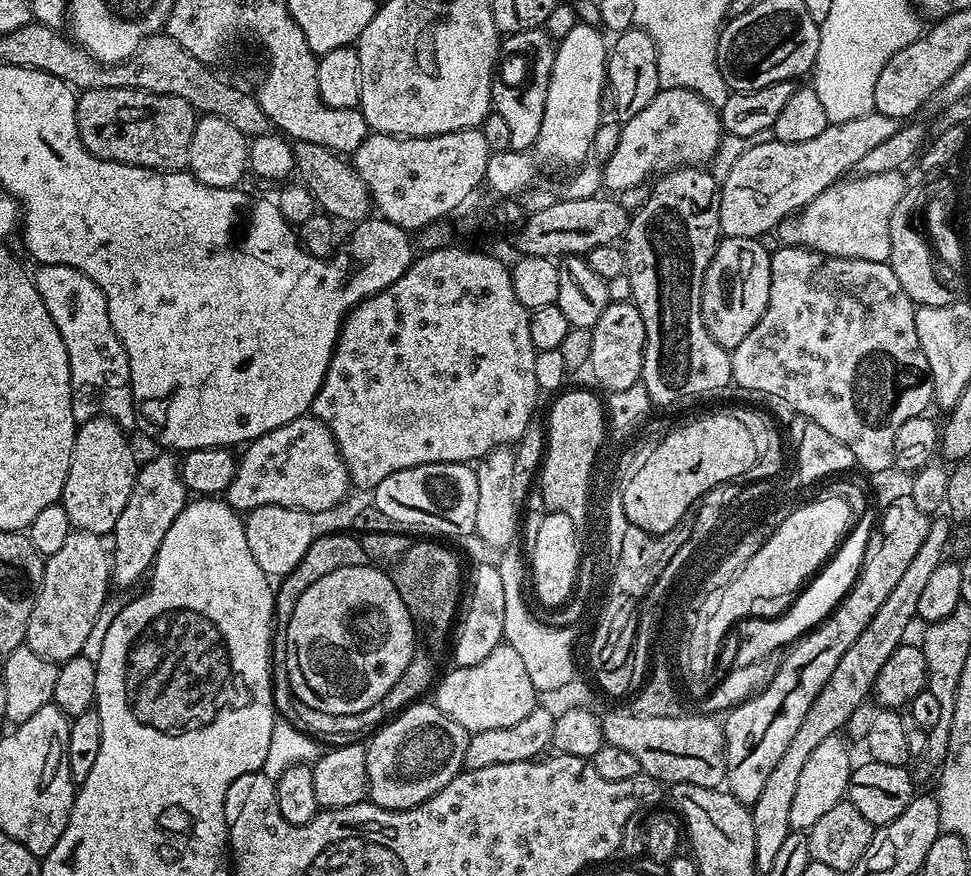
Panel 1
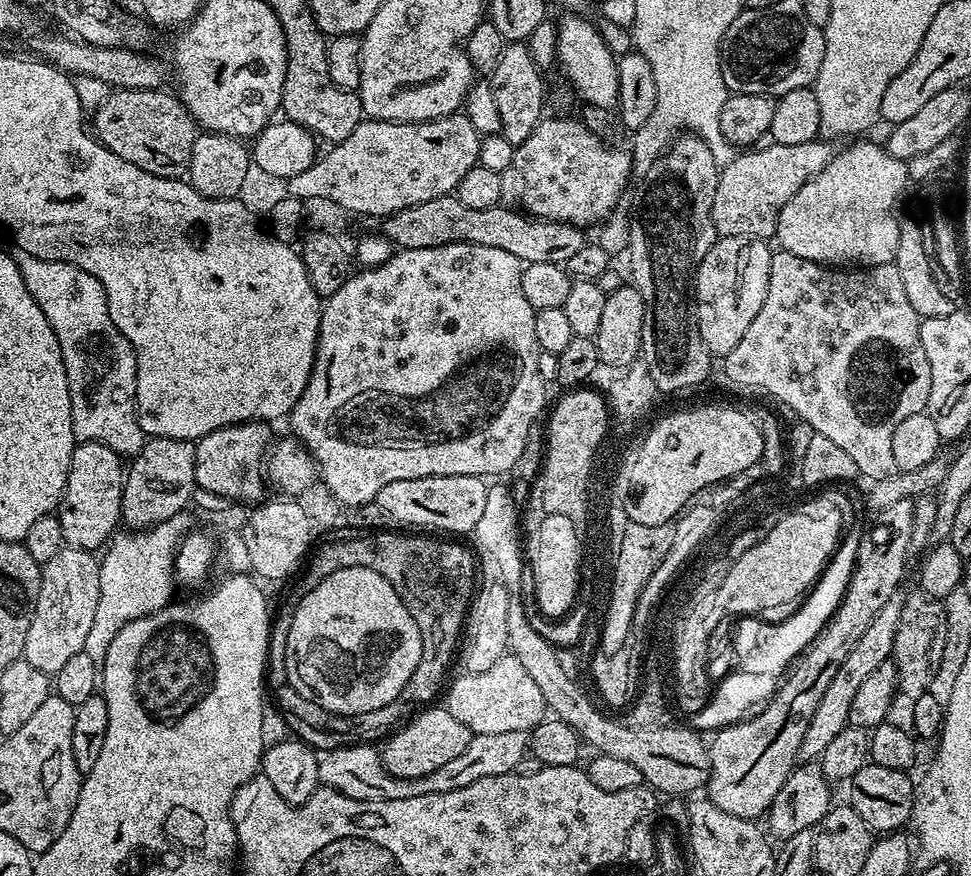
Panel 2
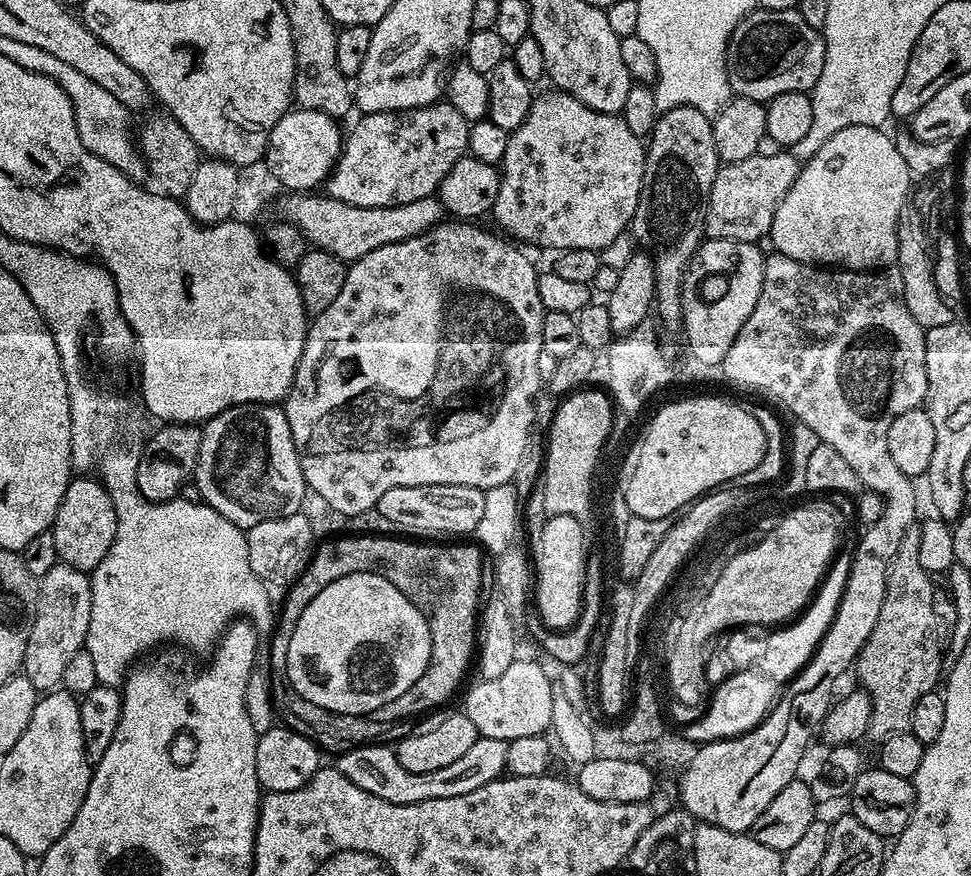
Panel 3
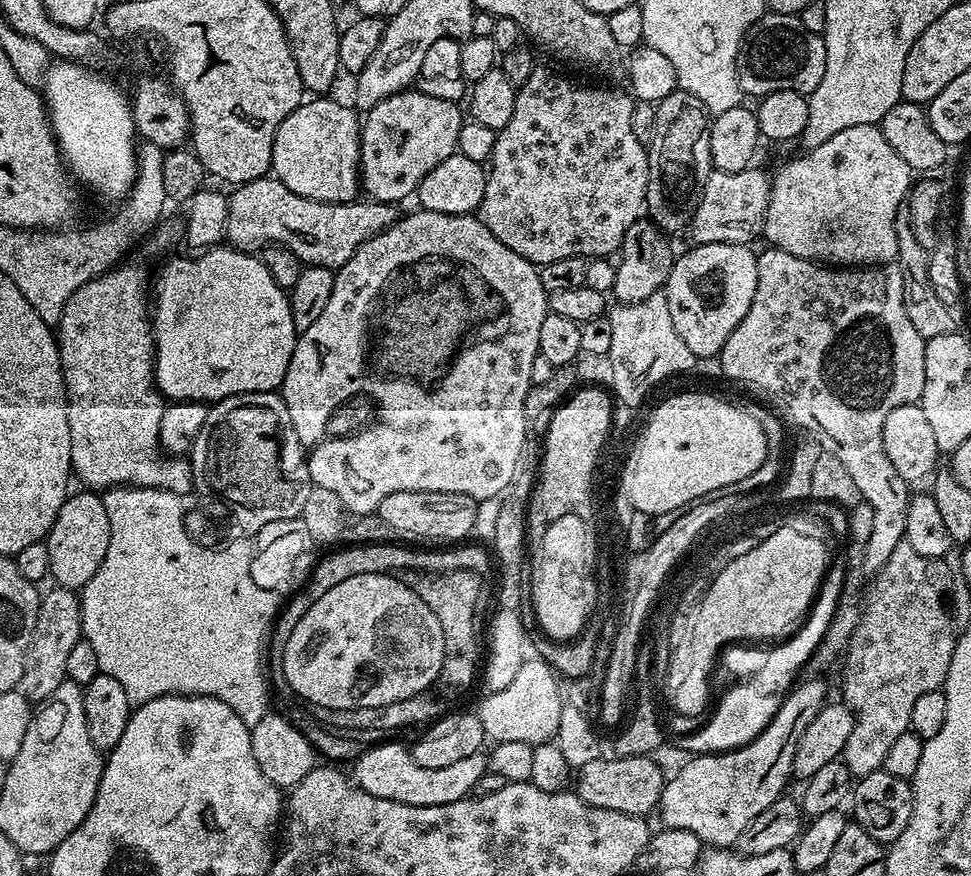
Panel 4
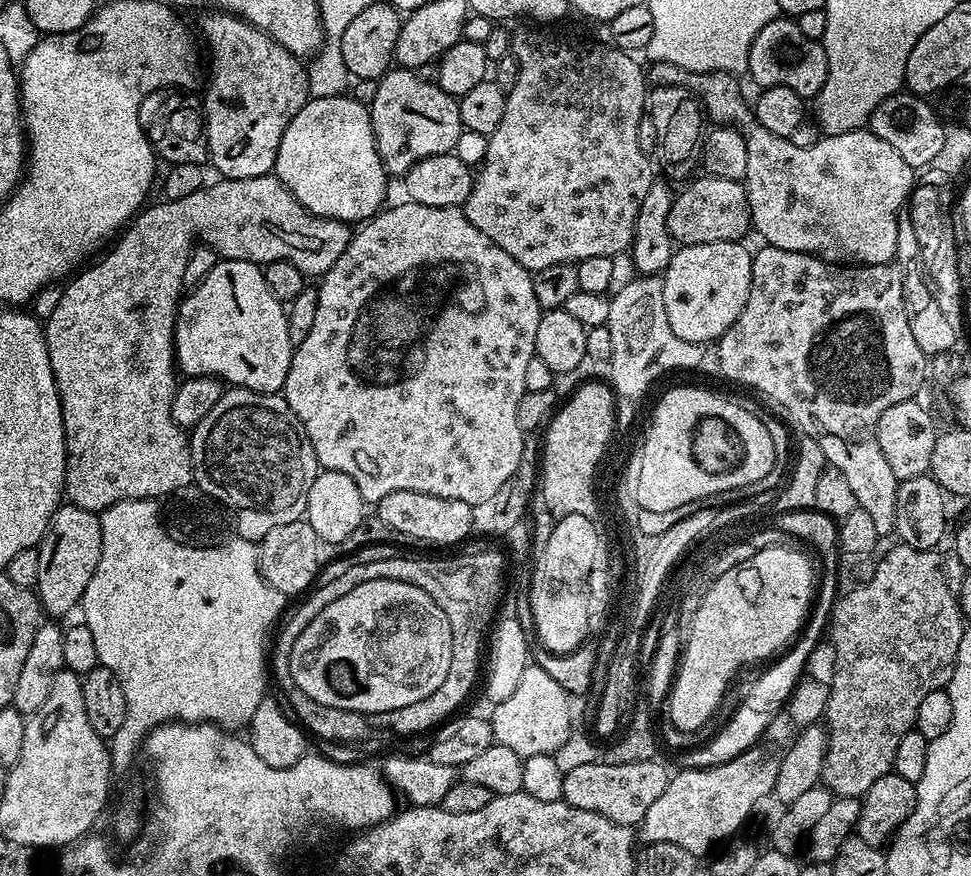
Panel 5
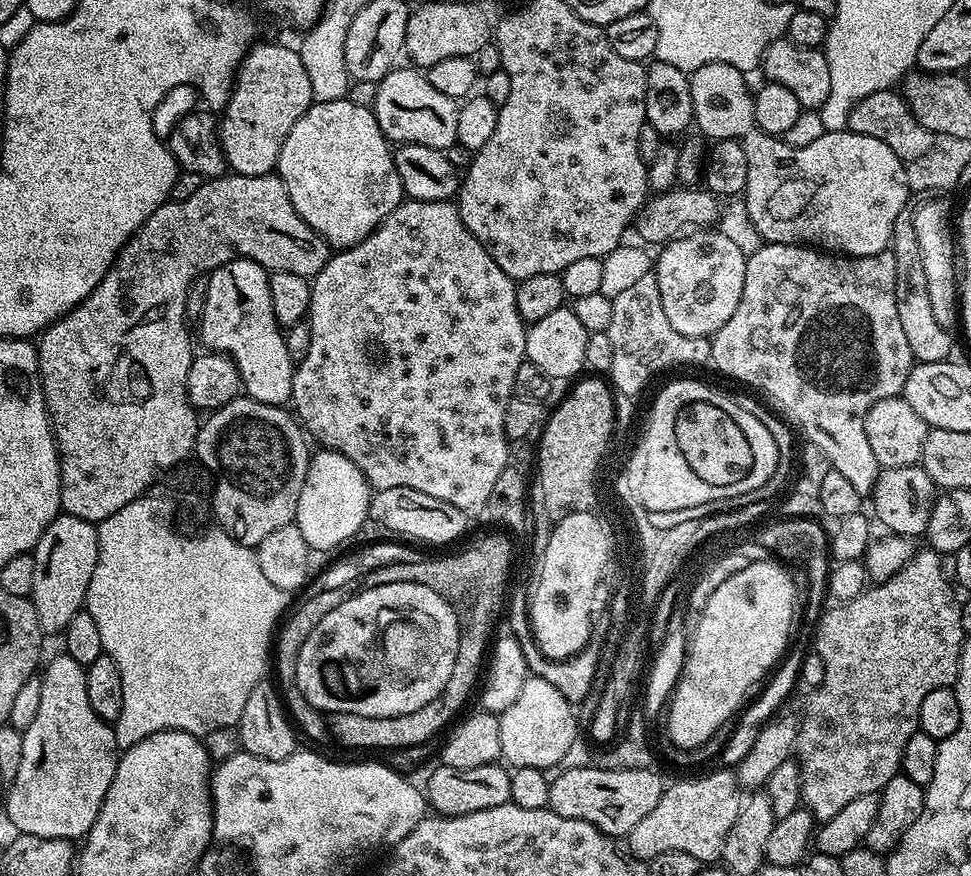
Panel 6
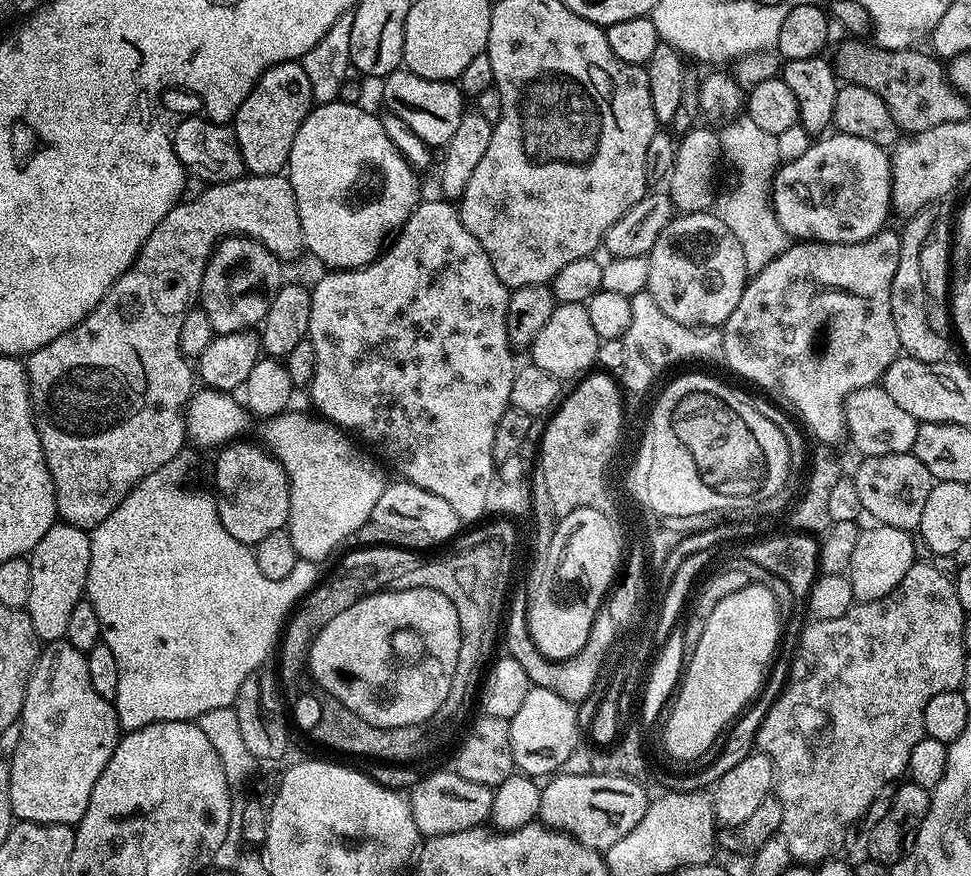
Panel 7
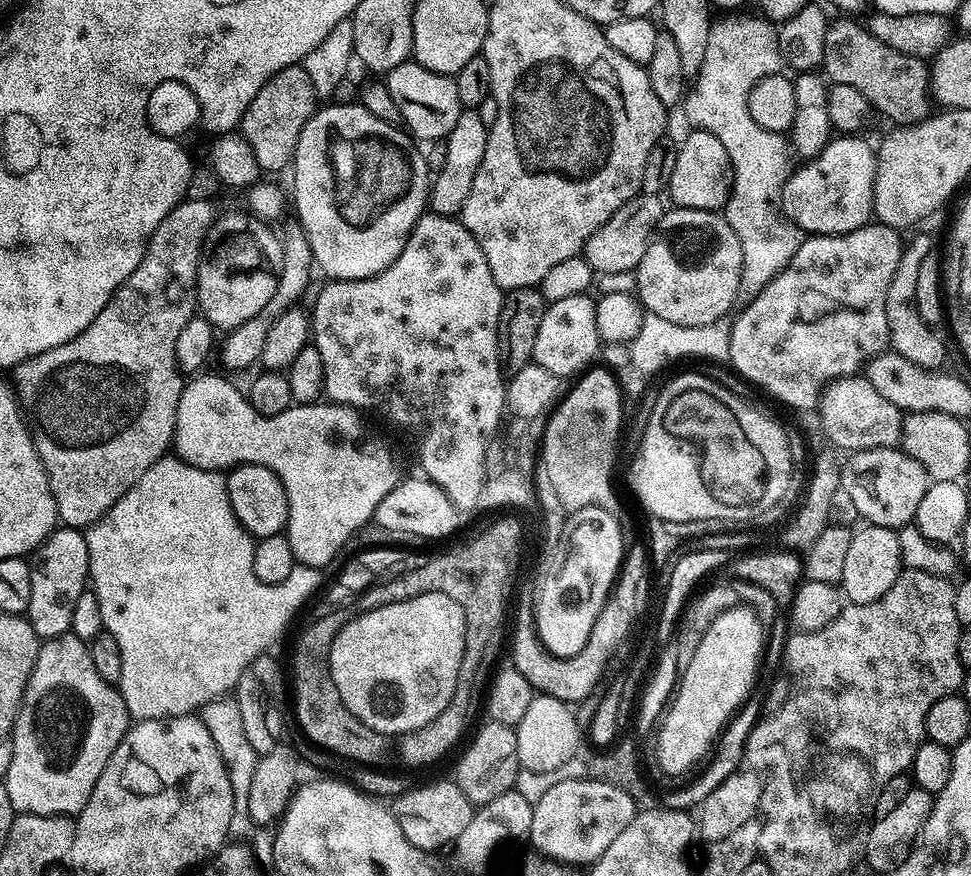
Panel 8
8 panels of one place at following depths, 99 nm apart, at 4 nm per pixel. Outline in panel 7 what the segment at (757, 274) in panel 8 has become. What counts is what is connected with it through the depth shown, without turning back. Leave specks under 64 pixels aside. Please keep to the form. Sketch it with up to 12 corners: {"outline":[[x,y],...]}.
{"outline":[[747,114],[718,133],[740,174],[718,215],[755,274],[790,246],[771,207],[781,141]]}

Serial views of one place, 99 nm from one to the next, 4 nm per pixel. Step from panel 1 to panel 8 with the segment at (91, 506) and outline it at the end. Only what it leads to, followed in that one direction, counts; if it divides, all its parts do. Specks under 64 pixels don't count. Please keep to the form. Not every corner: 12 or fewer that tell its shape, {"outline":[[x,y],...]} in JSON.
{"outline":[[79,528],[30,556],[26,619],[41,641],[72,631],[89,584]]}

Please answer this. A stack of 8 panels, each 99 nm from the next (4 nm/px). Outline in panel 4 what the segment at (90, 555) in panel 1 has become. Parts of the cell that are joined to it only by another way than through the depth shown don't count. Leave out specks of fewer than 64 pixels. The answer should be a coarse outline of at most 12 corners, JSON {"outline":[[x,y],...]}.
{"outline":[[52,586],[17,687],[40,704],[67,679],[82,638],[80,598]]}

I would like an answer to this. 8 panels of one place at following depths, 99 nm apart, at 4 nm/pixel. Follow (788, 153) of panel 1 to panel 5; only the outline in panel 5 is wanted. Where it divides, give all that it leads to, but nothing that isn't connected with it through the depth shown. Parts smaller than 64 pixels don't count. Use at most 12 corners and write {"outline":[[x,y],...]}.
{"outline":[[700,174],[675,193],[680,246],[740,242],[751,228],[743,183]]}

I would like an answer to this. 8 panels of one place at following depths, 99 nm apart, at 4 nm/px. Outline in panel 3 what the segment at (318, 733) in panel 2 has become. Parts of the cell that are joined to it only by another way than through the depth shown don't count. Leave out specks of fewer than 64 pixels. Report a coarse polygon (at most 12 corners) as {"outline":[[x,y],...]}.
{"outline":[[297,694],[274,709],[321,749],[395,745],[406,720],[338,714]]}

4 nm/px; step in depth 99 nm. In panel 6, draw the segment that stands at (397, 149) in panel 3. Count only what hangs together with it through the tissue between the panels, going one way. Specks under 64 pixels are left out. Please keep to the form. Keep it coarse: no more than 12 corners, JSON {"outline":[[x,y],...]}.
{"outline":[[415,67],[374,88],[382,134],[447,150],[458,104]]}

